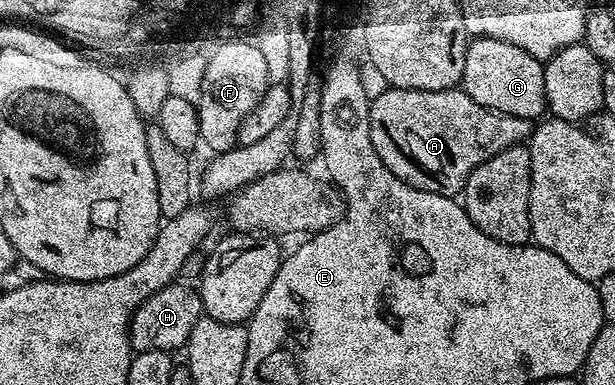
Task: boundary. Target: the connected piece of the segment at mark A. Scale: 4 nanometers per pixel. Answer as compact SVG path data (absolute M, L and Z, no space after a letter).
M463 88L442 91L393 89L371 98L370 139L378 159L410 187L456 197L469 175L498 151L523 145L531 138L533 122L474 103Z

